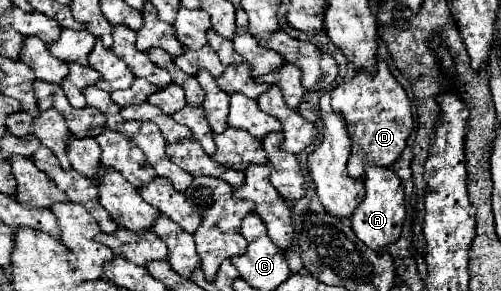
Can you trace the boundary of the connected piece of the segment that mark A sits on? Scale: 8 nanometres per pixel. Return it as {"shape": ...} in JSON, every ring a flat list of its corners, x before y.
{"shape":[[365,167,365,189,367,195,357,211,351,215,351,225,355,235,369,247,369,249,383,249,395,243,401,237,403,221,405,221,405,195,401,179,387,167]]}

